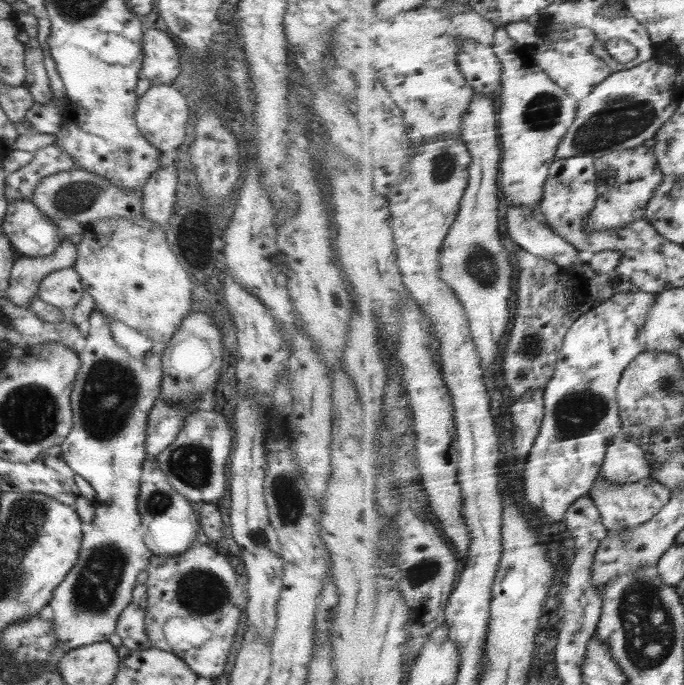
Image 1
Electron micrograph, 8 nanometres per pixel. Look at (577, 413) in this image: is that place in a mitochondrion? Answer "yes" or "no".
yes

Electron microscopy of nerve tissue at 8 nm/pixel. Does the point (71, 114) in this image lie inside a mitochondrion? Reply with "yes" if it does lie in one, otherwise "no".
no

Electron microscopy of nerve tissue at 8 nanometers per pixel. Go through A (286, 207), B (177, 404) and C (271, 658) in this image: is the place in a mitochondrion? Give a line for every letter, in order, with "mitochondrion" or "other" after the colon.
A: mitochondrion
B: other
C: other

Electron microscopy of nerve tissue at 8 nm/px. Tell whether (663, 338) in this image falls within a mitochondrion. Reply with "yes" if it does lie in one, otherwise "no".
yes

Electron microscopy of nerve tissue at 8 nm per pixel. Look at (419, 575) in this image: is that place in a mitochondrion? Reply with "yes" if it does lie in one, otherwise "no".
yes

